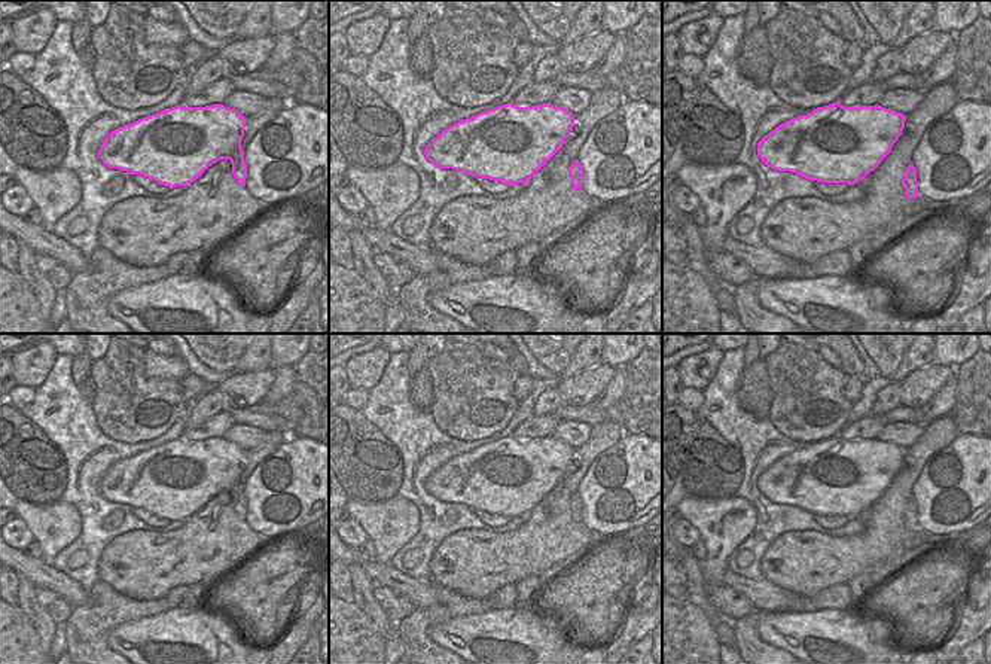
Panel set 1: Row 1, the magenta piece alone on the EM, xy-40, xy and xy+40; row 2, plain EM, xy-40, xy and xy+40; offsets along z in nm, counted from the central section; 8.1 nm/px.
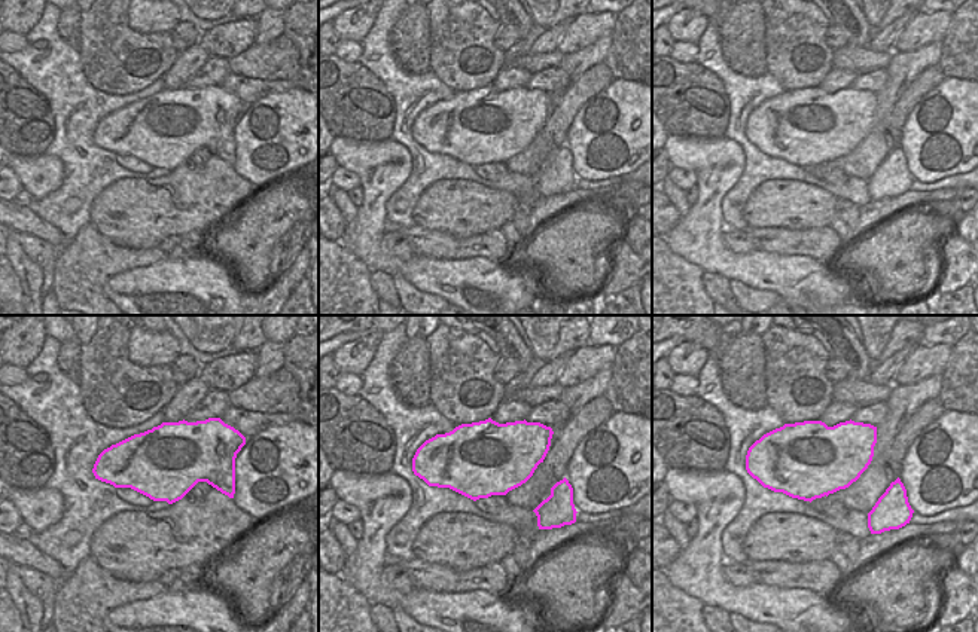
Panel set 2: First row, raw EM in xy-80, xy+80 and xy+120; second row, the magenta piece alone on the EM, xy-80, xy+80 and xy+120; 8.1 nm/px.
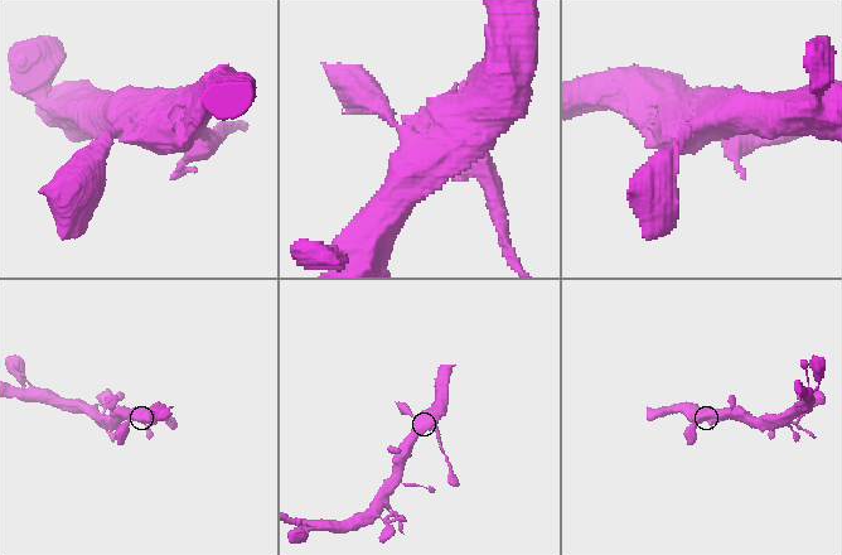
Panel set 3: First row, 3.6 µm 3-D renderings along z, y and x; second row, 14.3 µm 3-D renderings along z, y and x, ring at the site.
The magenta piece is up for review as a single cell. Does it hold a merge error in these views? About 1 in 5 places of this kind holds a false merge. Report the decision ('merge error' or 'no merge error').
merge error

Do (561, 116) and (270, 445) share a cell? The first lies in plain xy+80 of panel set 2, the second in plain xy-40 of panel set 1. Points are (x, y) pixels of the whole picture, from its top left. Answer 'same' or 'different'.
same

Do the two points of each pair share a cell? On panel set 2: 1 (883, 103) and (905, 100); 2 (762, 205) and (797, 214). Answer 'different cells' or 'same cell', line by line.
1: different cells
2: same cell

